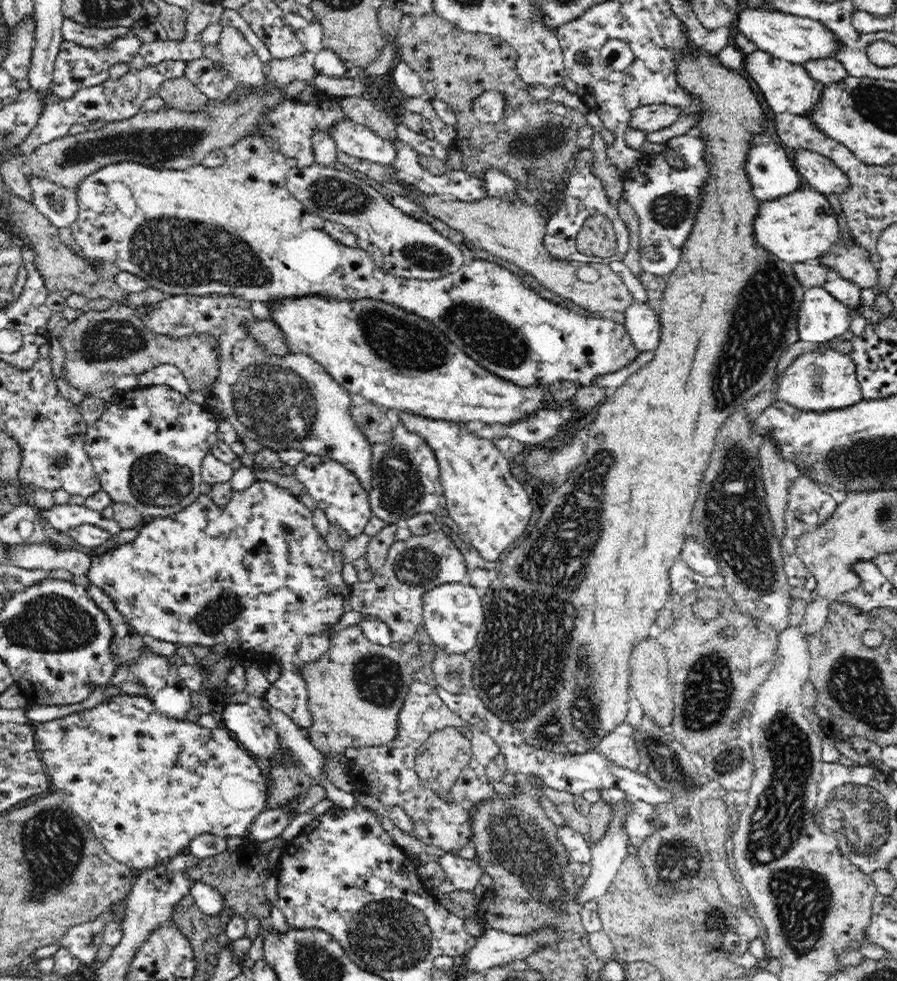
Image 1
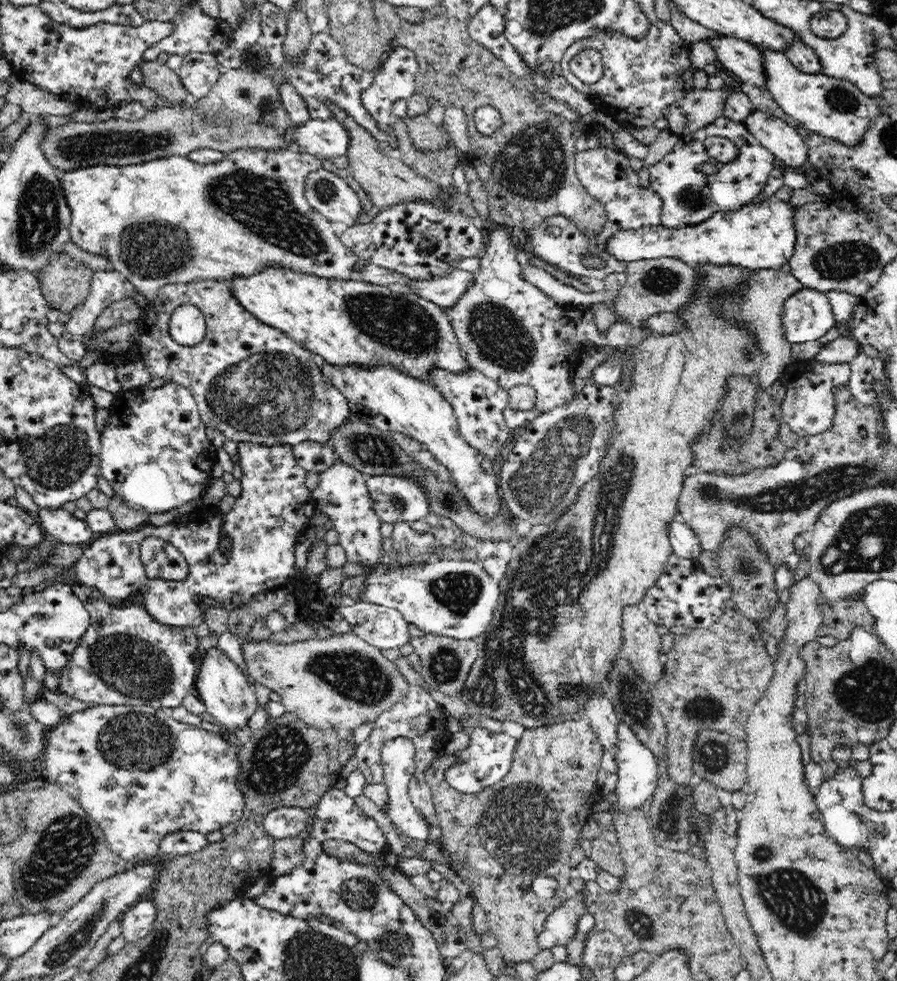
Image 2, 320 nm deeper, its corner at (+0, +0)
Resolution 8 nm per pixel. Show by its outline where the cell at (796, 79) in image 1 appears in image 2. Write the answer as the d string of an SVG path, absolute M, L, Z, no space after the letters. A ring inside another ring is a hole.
M726 35L711 39L711 43L718 55L718 65L724 66L742 84L768 89L764 49Z

